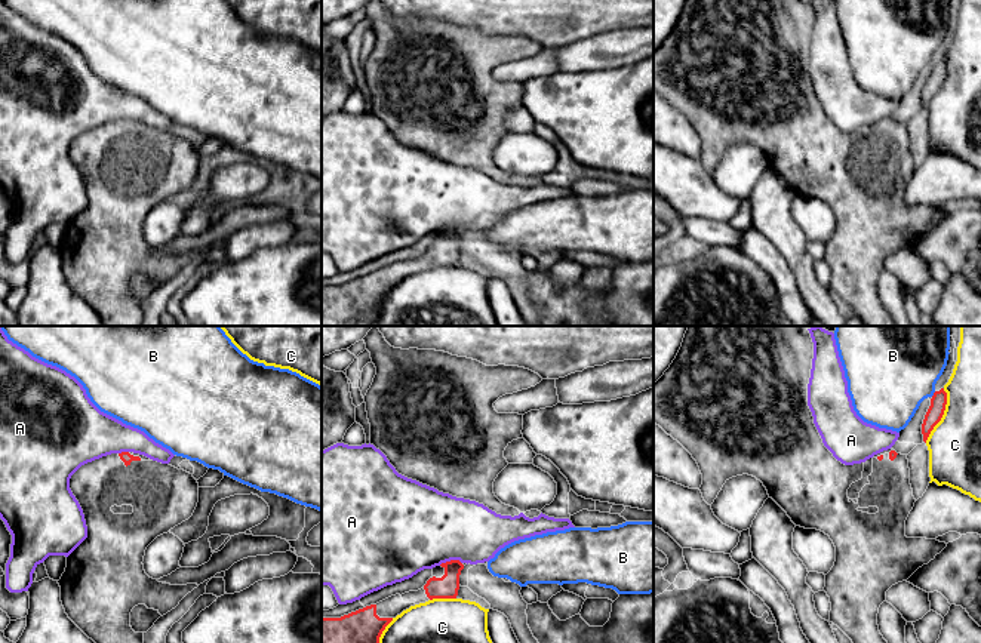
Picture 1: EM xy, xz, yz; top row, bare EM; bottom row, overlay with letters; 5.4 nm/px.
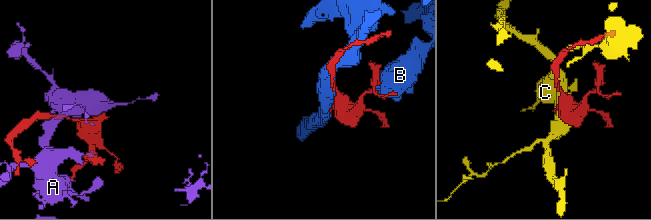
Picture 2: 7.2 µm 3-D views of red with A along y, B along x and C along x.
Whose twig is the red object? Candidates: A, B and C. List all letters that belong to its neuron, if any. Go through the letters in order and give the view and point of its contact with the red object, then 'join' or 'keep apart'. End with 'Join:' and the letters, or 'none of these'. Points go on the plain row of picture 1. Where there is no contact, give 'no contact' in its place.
A: xz (449, 230) | keep apart
B: yz (934, 62) | keep apart
C: yz (943, 82) | keep apart
Join: none of these

